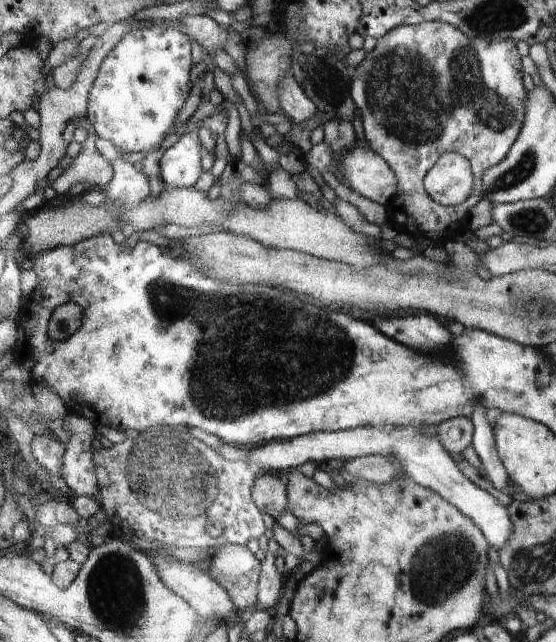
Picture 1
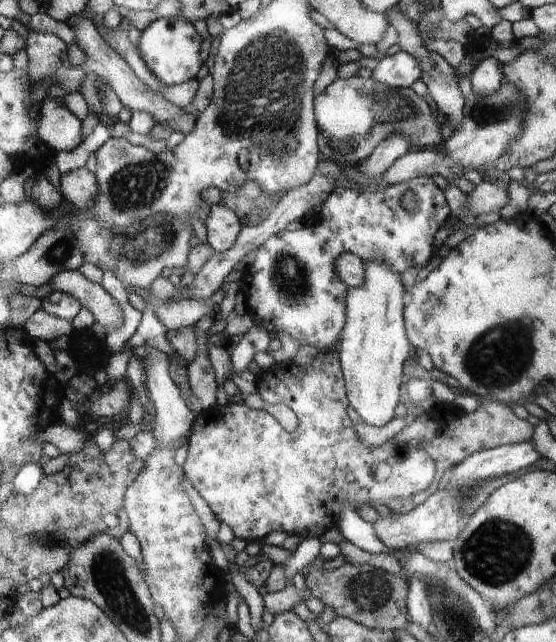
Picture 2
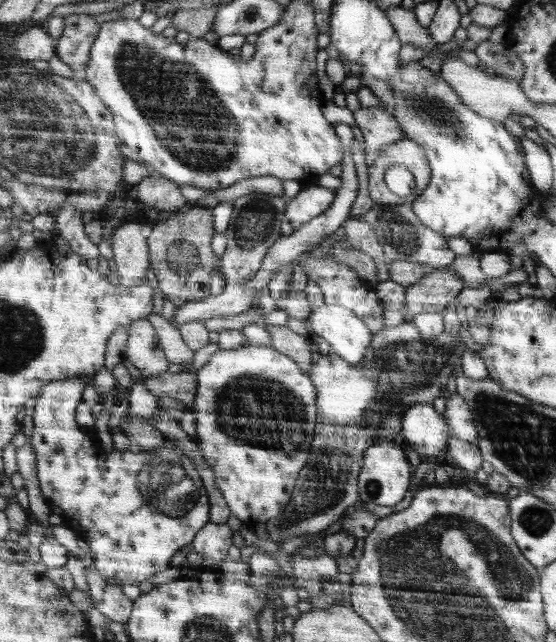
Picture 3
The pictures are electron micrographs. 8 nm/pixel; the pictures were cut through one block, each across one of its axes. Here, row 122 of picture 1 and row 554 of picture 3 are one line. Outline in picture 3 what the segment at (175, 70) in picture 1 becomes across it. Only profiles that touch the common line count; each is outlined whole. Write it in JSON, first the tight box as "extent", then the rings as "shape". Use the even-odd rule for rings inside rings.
{"extent":[27,377,210,587],"shape":[[[74,377],[52,381],[43,386],[43,393],[37,396],[32,415],[34,431],[27,438],[34,448],[36,476],[43,497],[50,505],[56,505],[62,510],[64,525],[70,528],[78,539],[85,540],[89,544],[93,566],[86,568],[96,570],[106,577],[116,578],[115,581],[122,587],[127,582],[140,583],[151,579],[156,572],[166,570],[168,560],[174,556],[174,552],[186,546],[186,542],[192,542],[198,530],[208,524],[210,504],[198,471],[189,460],[189,456],[184,456],[188,453],[174,444],[173,440],[165,438],[162,447],[151,451],[136,449],[134,446],[126,452],[120,452],[111,446],[112,452],[108,450],[106,454],[100,448],[100,444],[96,444],[96,440],[92,442],[86,434],[74,428],[76,422],[72,418],[87,383],[89,380],[86,377]],[[152,456],[162,458],[166,464],[156,460],[150,464],[142,462]]]}

